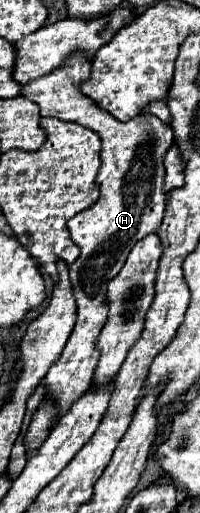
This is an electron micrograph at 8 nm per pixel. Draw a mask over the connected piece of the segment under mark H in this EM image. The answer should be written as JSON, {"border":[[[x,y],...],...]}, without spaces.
{"border":[[[73,54],[65,66],[57,66],[53,74],[37,78],[21,88],[21,94],[33,100],[41,108],[41,116],[75,122],[97,132],[101,138],[101,170],[97,184],[101,196],[95,206],[79,212],[67,222],[73,242],[81,248],[81,256],[69,266],[71,286],[77,300],[77,324],[67,340],[57,362],[49,368],[47,396],[57,400],[61,416],[73,406],[73,402],[91,388],[93,370],[97,368],[97,338],[105,324],[109,308],[105,306],[105,290],[111,278],[121,272],[129,250],[147,234],[153,234],[165,212],[163,192],[163,156],[173,142],[173,130],[151,114],[135,116],[131,122],[119,122],[105,110],[99,110],[95,102],[81,94],[81,84],[89,78],[91,60],[85,54]]]}

